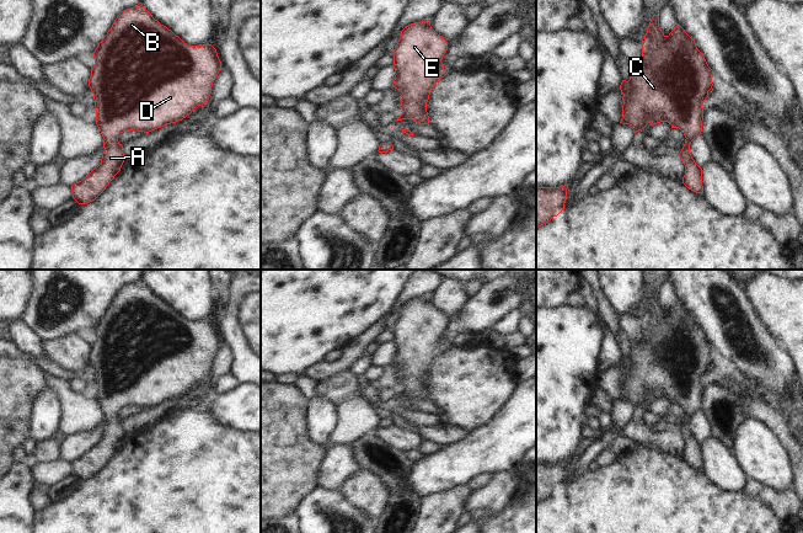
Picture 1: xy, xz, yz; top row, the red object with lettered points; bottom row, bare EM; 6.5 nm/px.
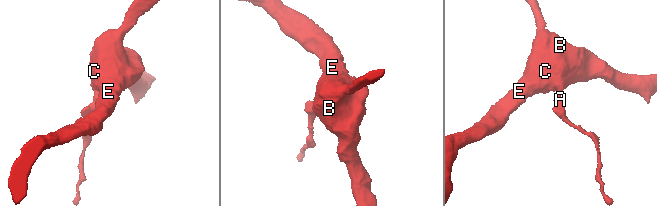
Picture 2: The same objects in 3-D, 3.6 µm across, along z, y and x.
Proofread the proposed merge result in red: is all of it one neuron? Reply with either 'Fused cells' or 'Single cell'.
Single cell

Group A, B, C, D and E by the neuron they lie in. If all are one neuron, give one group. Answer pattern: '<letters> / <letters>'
A B C D E

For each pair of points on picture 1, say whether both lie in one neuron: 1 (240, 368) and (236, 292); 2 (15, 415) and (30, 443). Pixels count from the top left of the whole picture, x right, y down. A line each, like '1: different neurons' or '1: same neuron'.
1: same neuron
2: different neurons

